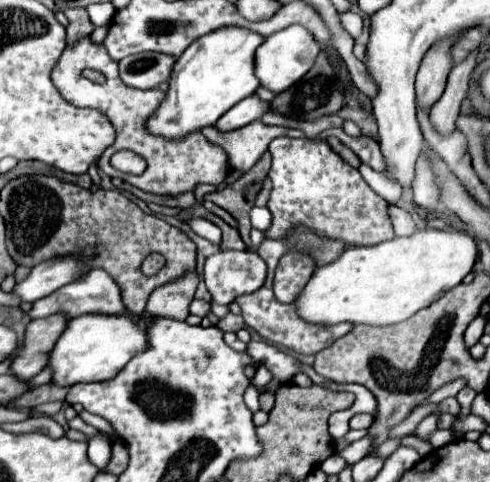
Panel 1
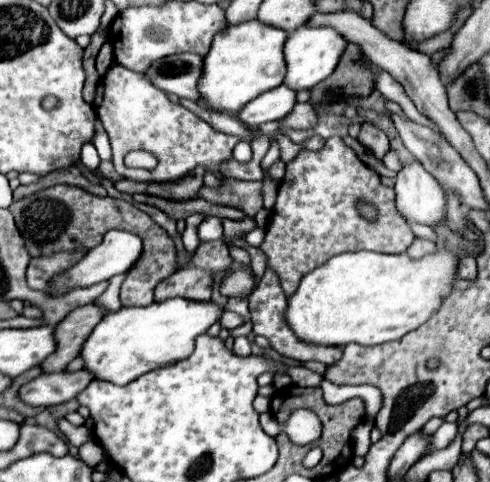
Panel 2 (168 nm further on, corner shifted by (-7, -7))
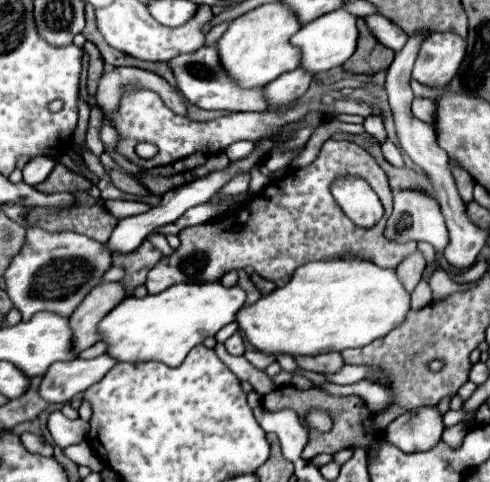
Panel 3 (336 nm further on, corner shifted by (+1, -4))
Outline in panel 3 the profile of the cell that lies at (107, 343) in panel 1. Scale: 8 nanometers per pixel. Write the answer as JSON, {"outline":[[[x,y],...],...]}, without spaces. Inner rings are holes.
{"outline":[[[220,281],[214,283],[180,283],[172,285],[168,291],[158,295],[146,295],[144,299],[126,297],[122,299],[100,323],[98,333],[102,341],[108,345],[106,355],[116,359],[118,363],[144,363],[144,361],[162,361],[168,367],[180,365],[188,351],[202,343],[206,337],[216,335],[224,325],[232,323],[240,307],[244,305],[246,293],[240,287],[222,287]]]}

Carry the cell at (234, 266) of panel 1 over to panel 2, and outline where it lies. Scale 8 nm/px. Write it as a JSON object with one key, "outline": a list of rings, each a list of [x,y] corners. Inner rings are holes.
{"outline":[[[234,270],[234,272],[226,274],[226,278],[220,286],[220,292],[228,298],[230,296],[248,296],[254,286],[256,286],[256,278],[250,272]]]}

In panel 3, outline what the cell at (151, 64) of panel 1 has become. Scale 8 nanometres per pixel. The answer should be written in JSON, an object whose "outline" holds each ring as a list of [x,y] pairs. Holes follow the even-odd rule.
{"outline":[[[204,45],[194,53],[176,55],[168,61],[168,67],[172,69],[180,93],[200,109],[214,109],[214,111],[264,111],[266,109],[262,89],[244,91],[244,89],[236,89],[236,85],[230,85],[232,81],[228,81],[228,77],[224,77],[224,71],[220,69],[214,45]]]}

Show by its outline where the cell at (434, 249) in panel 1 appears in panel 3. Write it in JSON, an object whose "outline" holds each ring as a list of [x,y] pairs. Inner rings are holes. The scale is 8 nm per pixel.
{"outline":[[[322,259],[298,267],[284,287],[278,287],[270,295],[260,297],[254,305],[240,309],[236,323],[248,341],[262,353],[320,355],[348,347],[364,347],[376,339],[382,339],[404,323],[408,311],[410,293],[404,289],[396,269],[382,269],[376,263],[362,259]]]}

